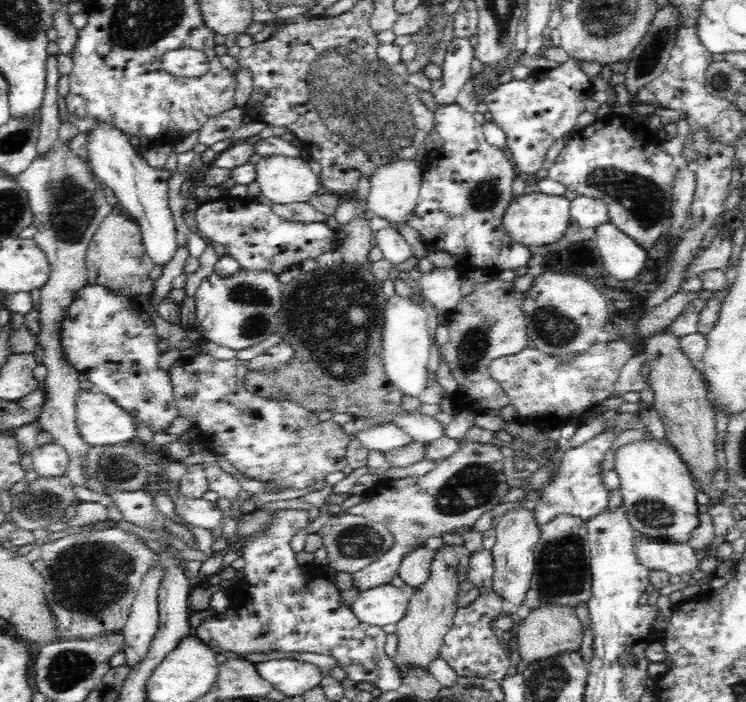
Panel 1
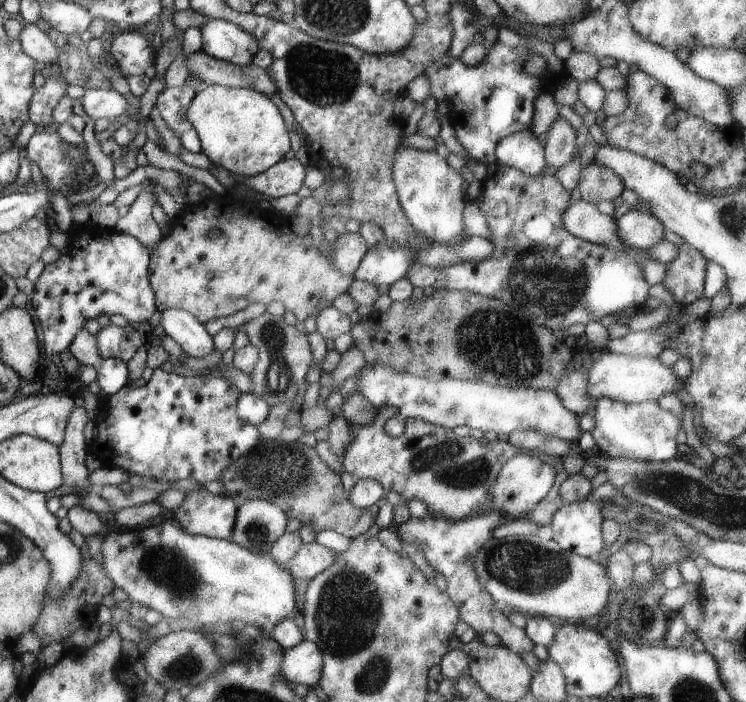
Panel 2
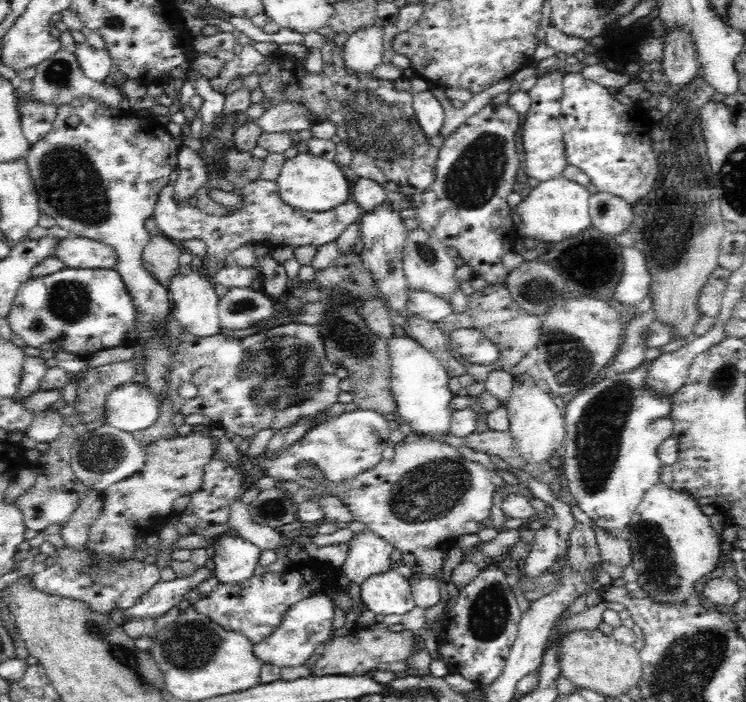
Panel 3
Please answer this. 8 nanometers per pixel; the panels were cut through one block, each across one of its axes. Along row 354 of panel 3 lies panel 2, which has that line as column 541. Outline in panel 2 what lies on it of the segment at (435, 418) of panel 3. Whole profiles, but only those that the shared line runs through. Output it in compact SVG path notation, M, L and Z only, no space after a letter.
M366 363L356 374L360 375L360 384L357 391L360 391L375 408L392 405L399 408L402 418L415 418L428 421L449 429L455 426L468 425L470 428L478 428L482 432L496 432L496 434L508 434L520 429L532 429L545 435L550 435L563 441L576 444L582 432L578 425L578 414L568 409L561 400L558 393L544 389L533 388L508 388L489 385L482 381L470 381L453 378L445 378L440 381L432 381L423 377L415 377L408 373L400 373L390 366L383 364Z

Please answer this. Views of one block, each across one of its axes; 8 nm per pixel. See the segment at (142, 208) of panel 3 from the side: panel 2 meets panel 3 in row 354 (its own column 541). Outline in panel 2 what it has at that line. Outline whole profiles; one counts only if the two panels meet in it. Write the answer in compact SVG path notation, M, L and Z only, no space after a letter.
M531 129L518 131L498 142L495 157L500 164L520 169L536 176L547 165L546 148L537 140Z

